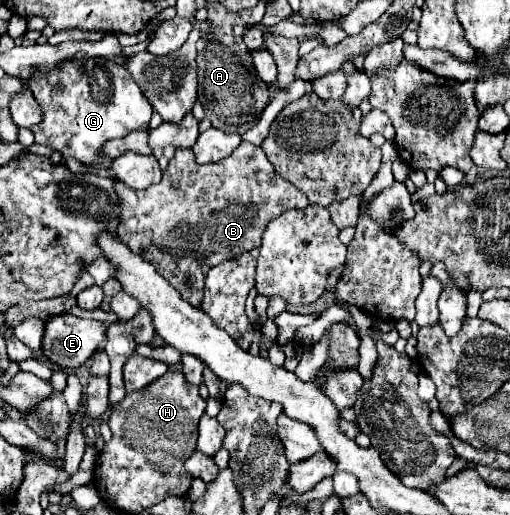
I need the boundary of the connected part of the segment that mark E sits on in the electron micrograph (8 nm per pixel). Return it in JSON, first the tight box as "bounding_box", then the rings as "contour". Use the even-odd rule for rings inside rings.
{"bounding_box":[41,313,107,371],"contour":[[[71,313],[55,315],[55,317],[45,321],[45,333],[43,333],[41,349],[43,349],[43,355],[51,363],[59,365],[65,371],[73,371],[73,369],[81,367],[97,351],[97,347],[105,339],[105,331],[107,331],[107,327],[103,323],[99,323],[99,321],[79,319],[79,317],[73,317]]]}

